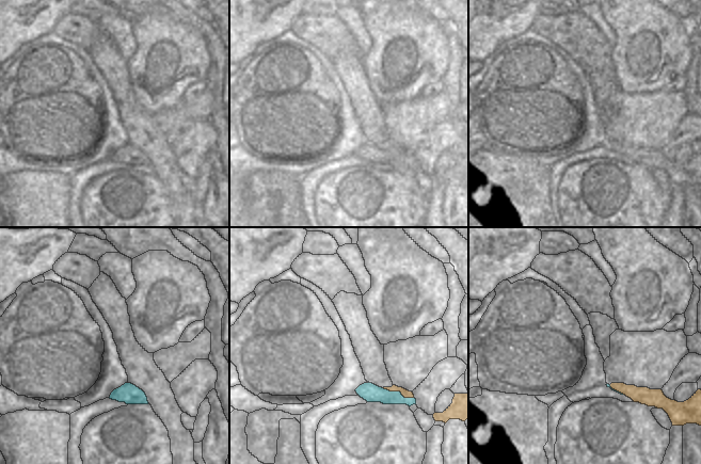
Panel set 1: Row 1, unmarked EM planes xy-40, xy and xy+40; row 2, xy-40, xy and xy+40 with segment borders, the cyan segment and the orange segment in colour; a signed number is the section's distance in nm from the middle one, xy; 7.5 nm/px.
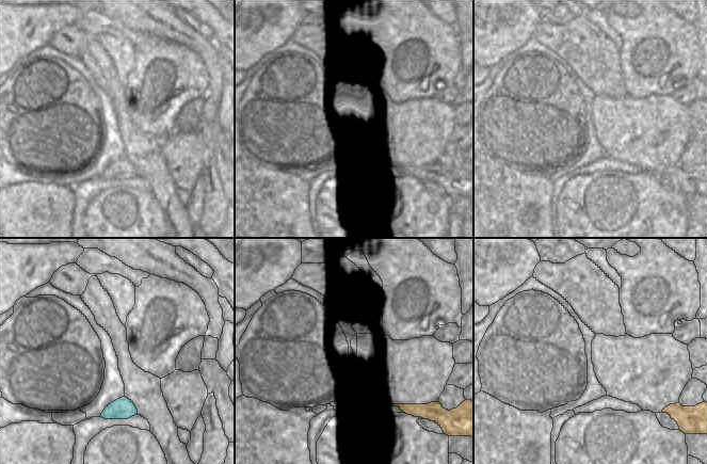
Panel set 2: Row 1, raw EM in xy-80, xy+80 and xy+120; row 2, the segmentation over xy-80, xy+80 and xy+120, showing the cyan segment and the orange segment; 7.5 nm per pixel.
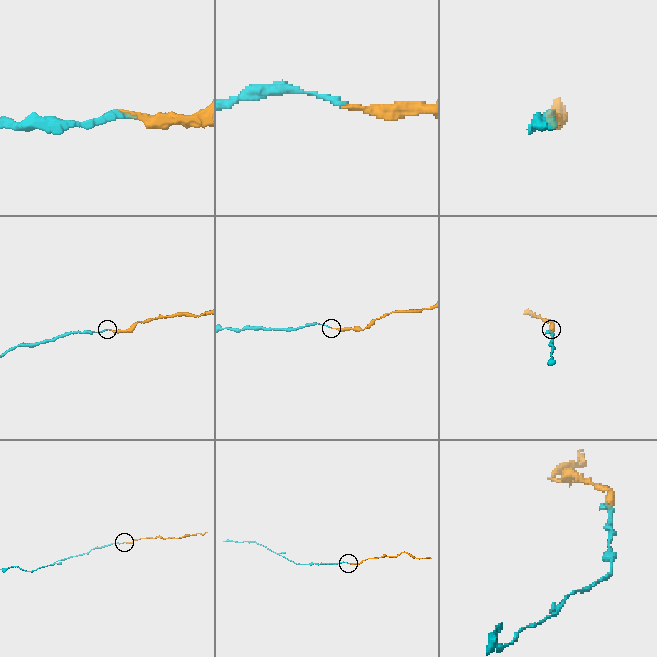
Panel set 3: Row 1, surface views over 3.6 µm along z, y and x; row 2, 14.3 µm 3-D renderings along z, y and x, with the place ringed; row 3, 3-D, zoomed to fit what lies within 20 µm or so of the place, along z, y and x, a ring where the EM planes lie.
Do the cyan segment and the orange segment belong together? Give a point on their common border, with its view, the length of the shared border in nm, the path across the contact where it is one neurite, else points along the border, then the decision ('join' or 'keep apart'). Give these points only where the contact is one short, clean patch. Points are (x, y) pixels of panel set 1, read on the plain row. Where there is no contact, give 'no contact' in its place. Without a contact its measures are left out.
contact xy (398, 153); length 240 nm; way xy (370, 154), (398, 153), (404, 154); join

